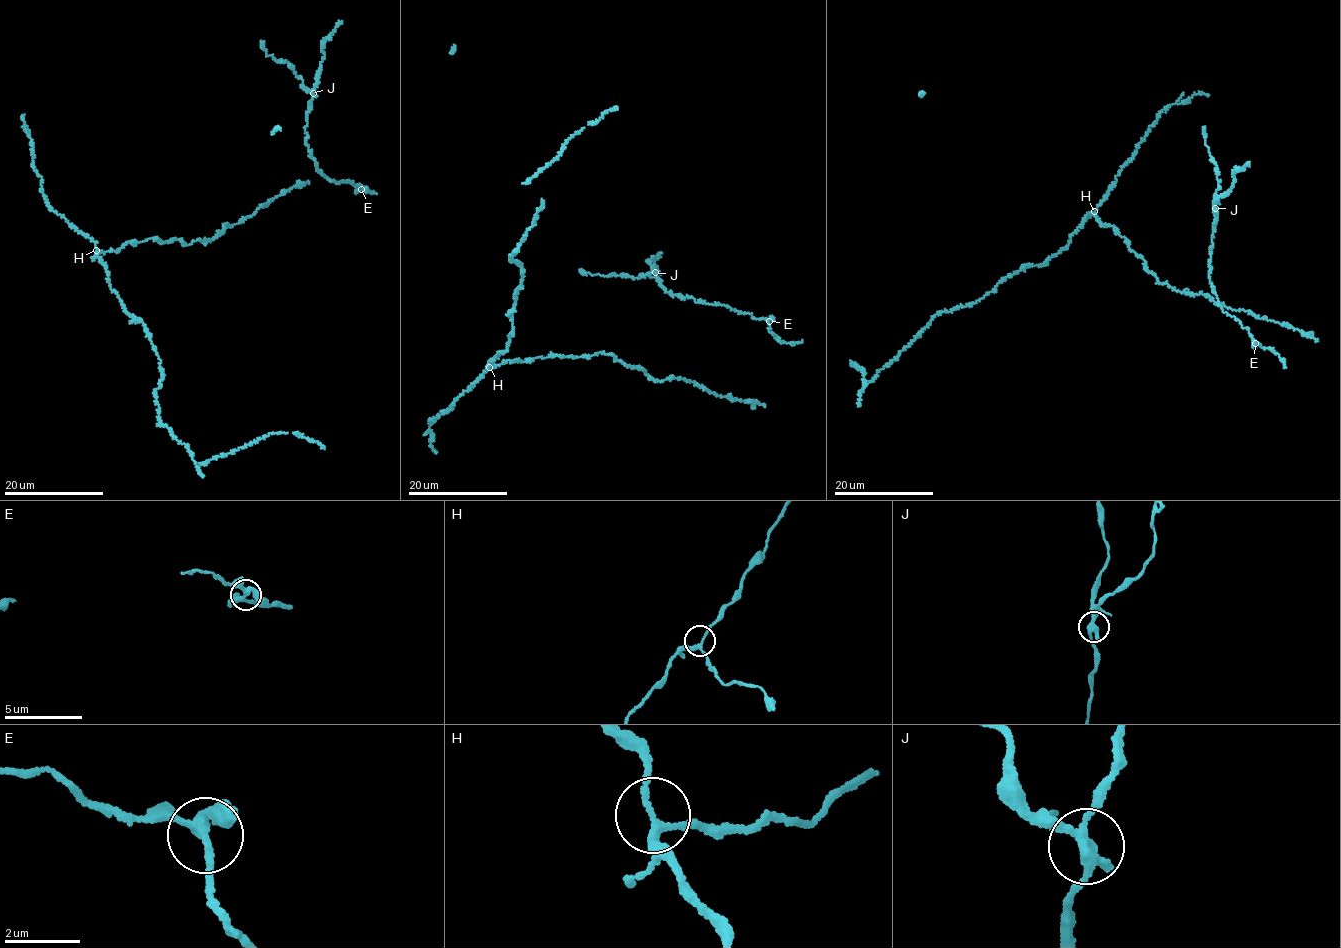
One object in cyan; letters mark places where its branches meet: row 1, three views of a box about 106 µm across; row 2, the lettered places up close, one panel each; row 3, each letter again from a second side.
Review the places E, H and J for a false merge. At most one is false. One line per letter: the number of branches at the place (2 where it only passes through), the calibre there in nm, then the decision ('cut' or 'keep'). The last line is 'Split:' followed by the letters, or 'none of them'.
E: branches 3; calibre 280 nm; keep
H: branches 3; calibre 180 nm; keep
J: branches 3; calibre 260 nm; cut
Split: J

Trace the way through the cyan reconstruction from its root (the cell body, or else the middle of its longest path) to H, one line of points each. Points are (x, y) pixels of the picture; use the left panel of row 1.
H: (255, 210), (205, 243), (152, 239), (126, 243), (115, 251), (96, 250)

